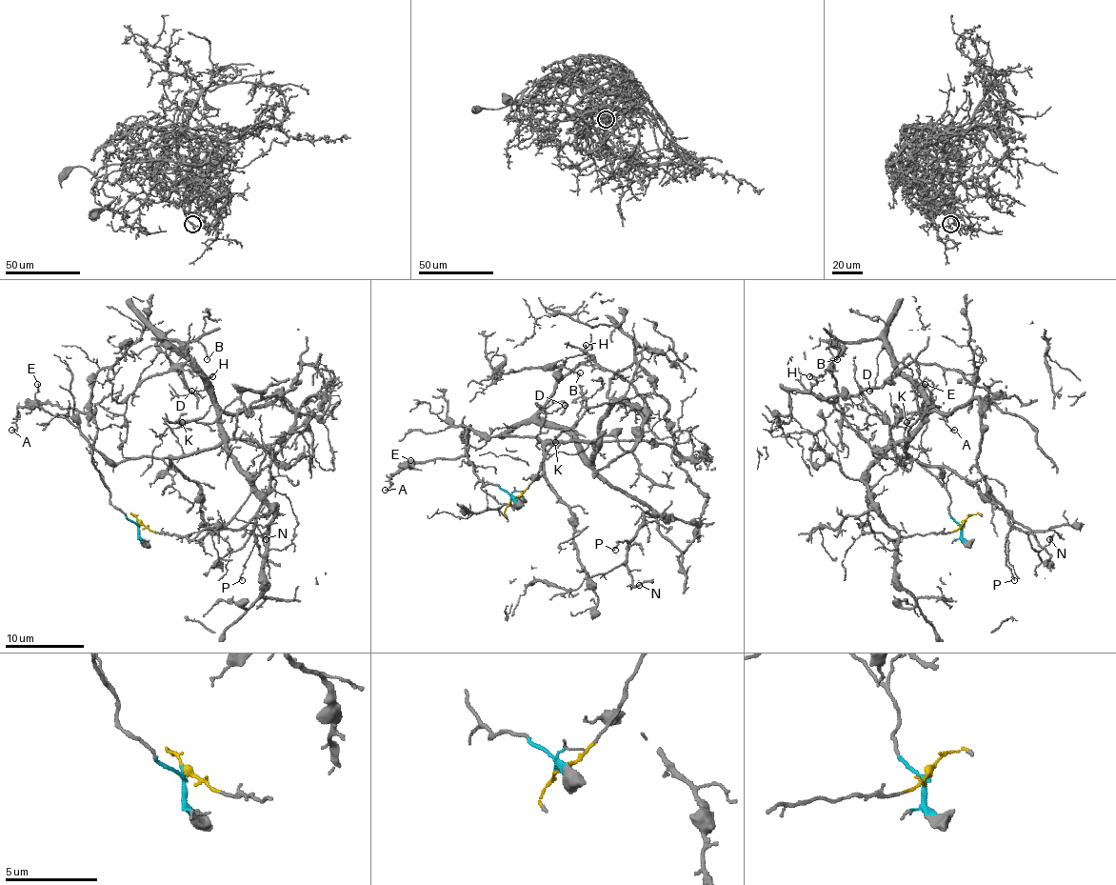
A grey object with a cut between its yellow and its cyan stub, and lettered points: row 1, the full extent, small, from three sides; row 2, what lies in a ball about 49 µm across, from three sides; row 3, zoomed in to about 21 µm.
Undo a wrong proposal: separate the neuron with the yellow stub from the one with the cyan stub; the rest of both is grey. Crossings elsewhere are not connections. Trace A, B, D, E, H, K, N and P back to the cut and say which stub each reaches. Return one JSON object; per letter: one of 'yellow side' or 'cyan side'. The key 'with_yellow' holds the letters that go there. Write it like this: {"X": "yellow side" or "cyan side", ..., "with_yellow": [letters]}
{"A": "cyan side", "B": "yellow side", "D": "yellow side", "E": "cyan side", "H": "yellow side", "K": "yellow side", "N": "yellow side", "P": "yellow side", "with_yellow": ["B", "D", "H", "K", "N", "P"]}

